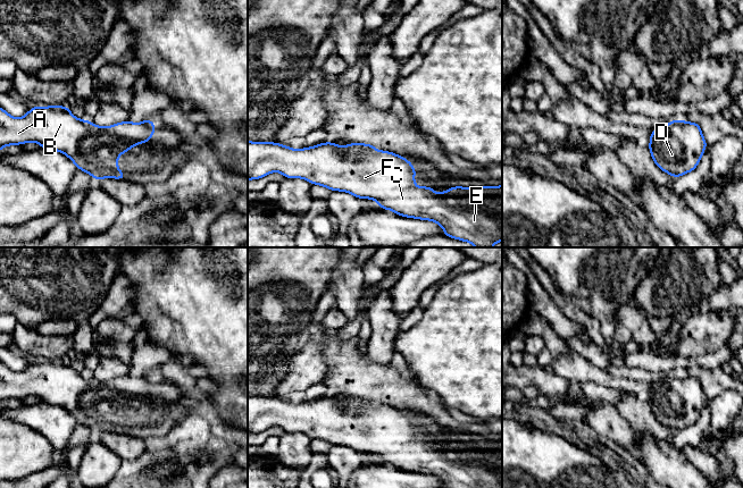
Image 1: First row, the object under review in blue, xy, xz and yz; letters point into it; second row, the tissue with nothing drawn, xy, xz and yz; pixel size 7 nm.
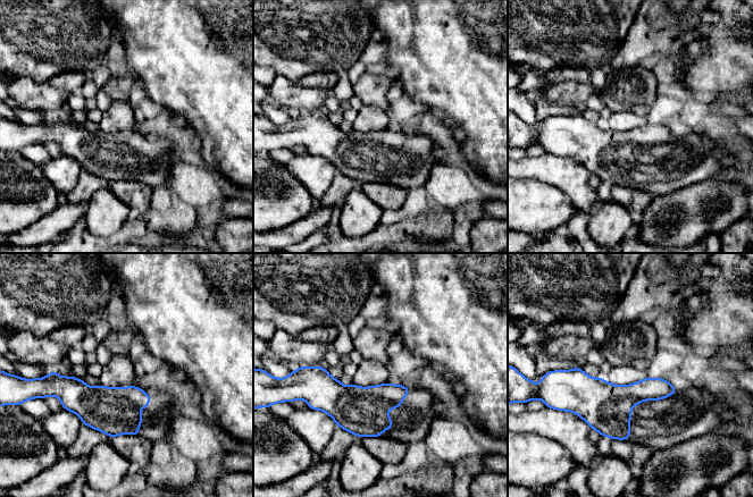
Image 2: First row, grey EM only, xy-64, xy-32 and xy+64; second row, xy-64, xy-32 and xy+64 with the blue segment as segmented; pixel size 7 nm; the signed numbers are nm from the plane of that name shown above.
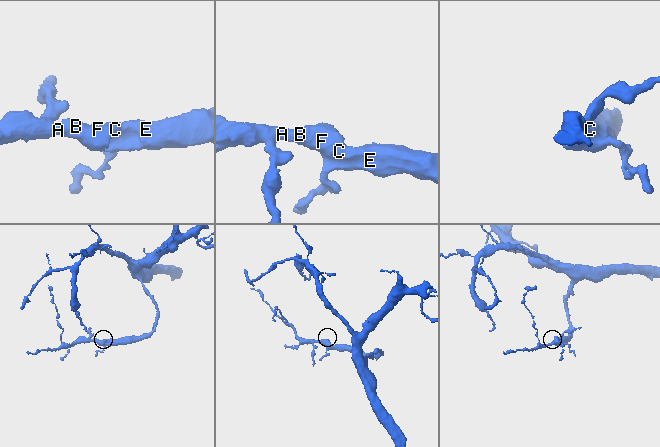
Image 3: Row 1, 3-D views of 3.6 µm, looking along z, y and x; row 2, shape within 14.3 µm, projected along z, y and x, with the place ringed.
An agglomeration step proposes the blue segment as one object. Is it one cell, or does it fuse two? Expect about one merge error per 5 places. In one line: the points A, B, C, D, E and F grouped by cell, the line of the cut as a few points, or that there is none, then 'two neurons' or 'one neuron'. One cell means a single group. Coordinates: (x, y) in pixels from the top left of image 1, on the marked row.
groups A B C D E F; cut none; one neuron

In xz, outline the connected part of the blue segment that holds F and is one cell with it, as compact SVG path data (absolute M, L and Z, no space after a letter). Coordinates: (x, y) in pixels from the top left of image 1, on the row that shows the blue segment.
M248 141L248 180L262 178L275 171L279 171L287 178L303 178L331 191L348 192L358 199L372 199L378 203L381 209L389 209L402 217L435 221L444 229L444 236L468 242L475 247L492 247L495 243L502 241L502 185L456 186L443 193L436 193L431 187L415 185L417 170L404 157L389 151L379 151L372 144L351 143L339 146L336 143L326 142L311 148L294 150L275 142Z

